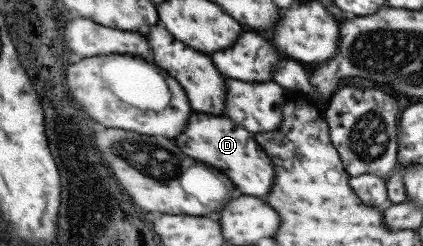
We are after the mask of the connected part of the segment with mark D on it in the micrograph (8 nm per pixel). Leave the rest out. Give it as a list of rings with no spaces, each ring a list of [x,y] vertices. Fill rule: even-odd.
[[[192,113],[188,117],[186,127],[180,131],[180,135],[176,137],[175,141],[176,147],[184,155],[226,173],[226,177],[232,181],[232,185],[242,195],[262,197],[262,195],[268,193],[270,183],[274,179],[270,159],[256,145],[256,142],[252,139],[252,134],[249,131],[244,131],[244,128],[240,125],[230,123],[224,117],[214,117],[214,115],[206,115],[206,113]]]

